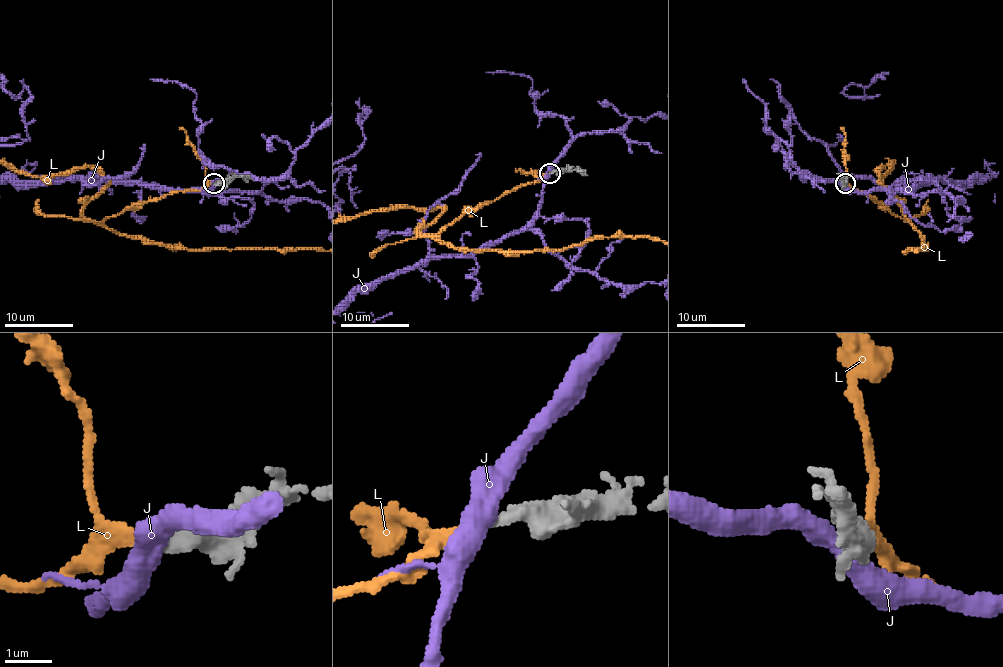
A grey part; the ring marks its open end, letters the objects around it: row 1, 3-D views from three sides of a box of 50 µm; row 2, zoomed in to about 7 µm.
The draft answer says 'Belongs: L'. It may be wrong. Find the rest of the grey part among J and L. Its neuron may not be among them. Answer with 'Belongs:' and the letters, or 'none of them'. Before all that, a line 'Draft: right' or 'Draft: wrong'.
Draft: right
Belongs: L

